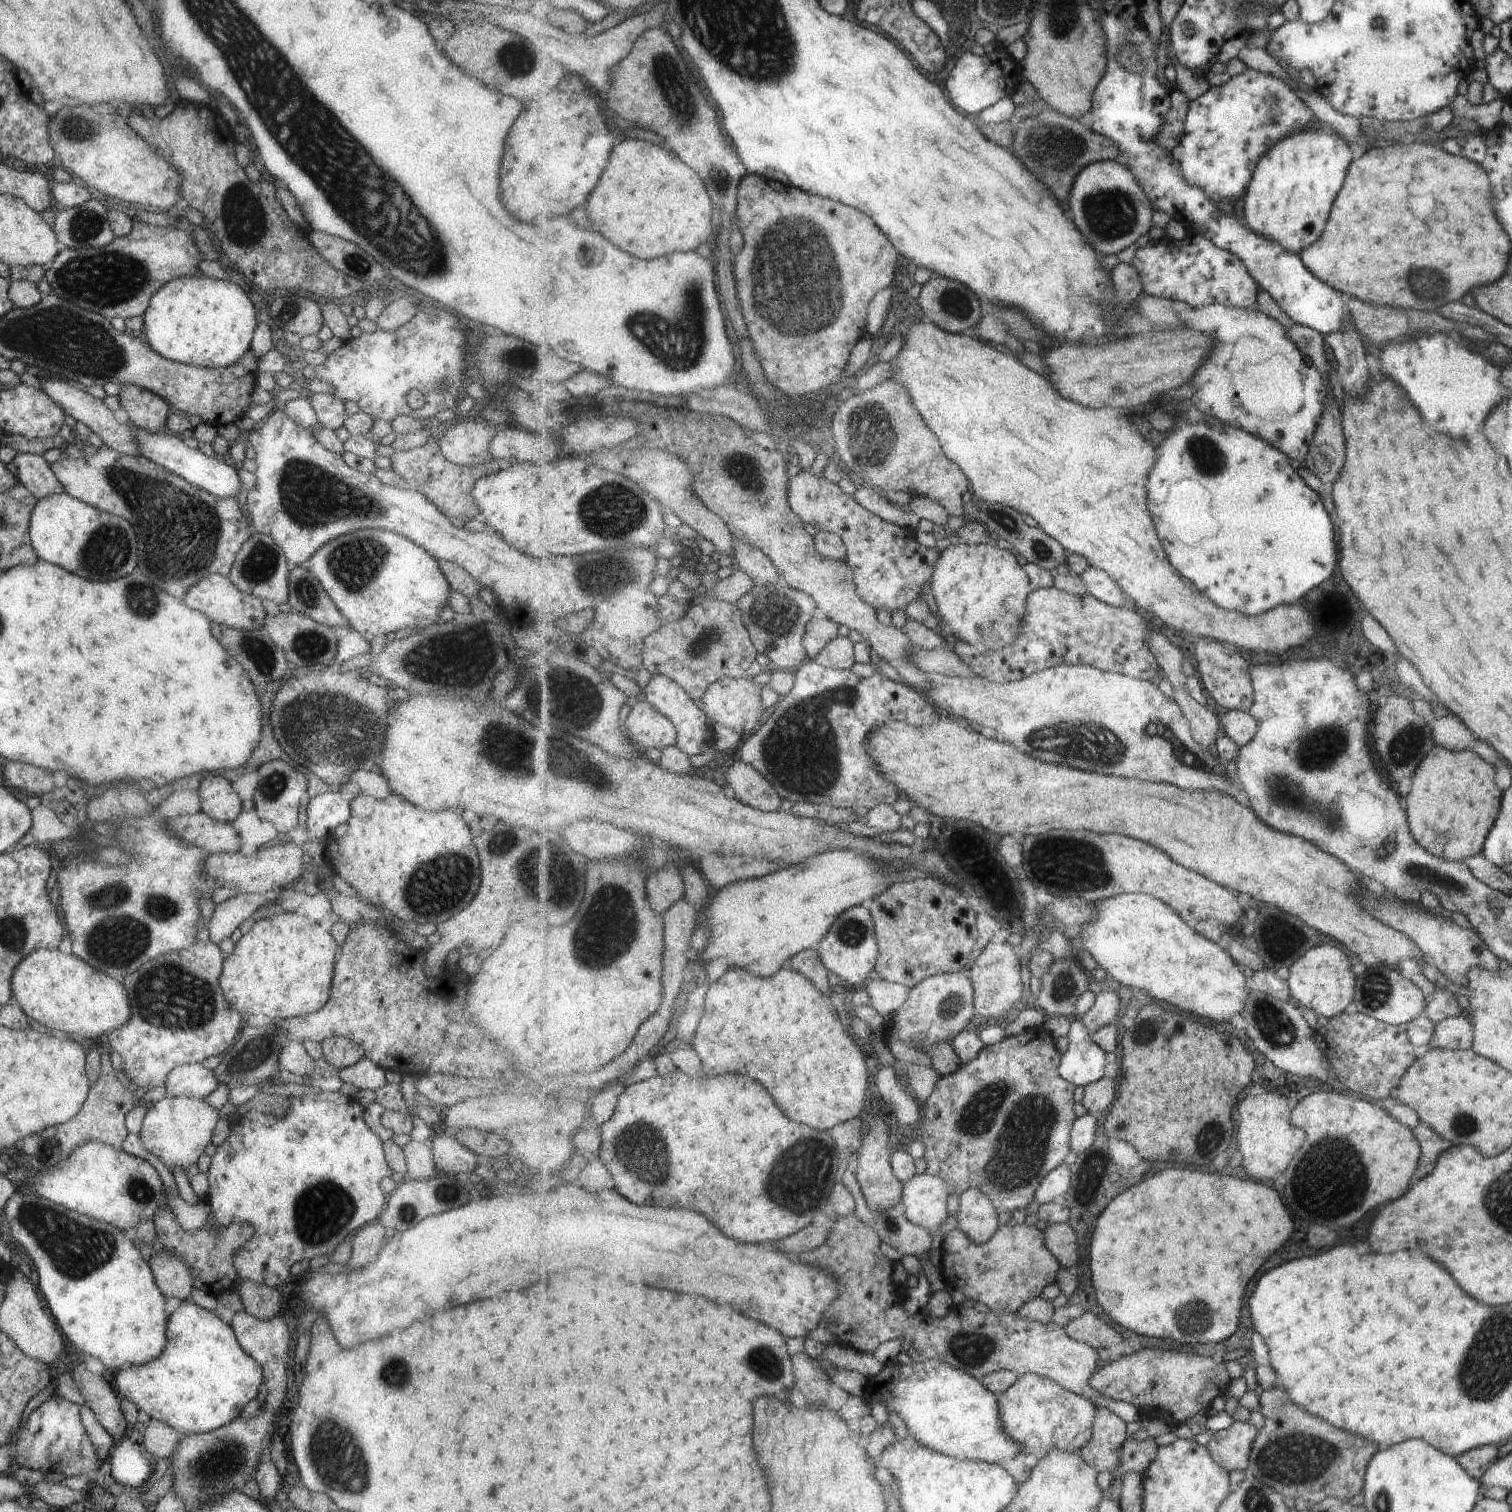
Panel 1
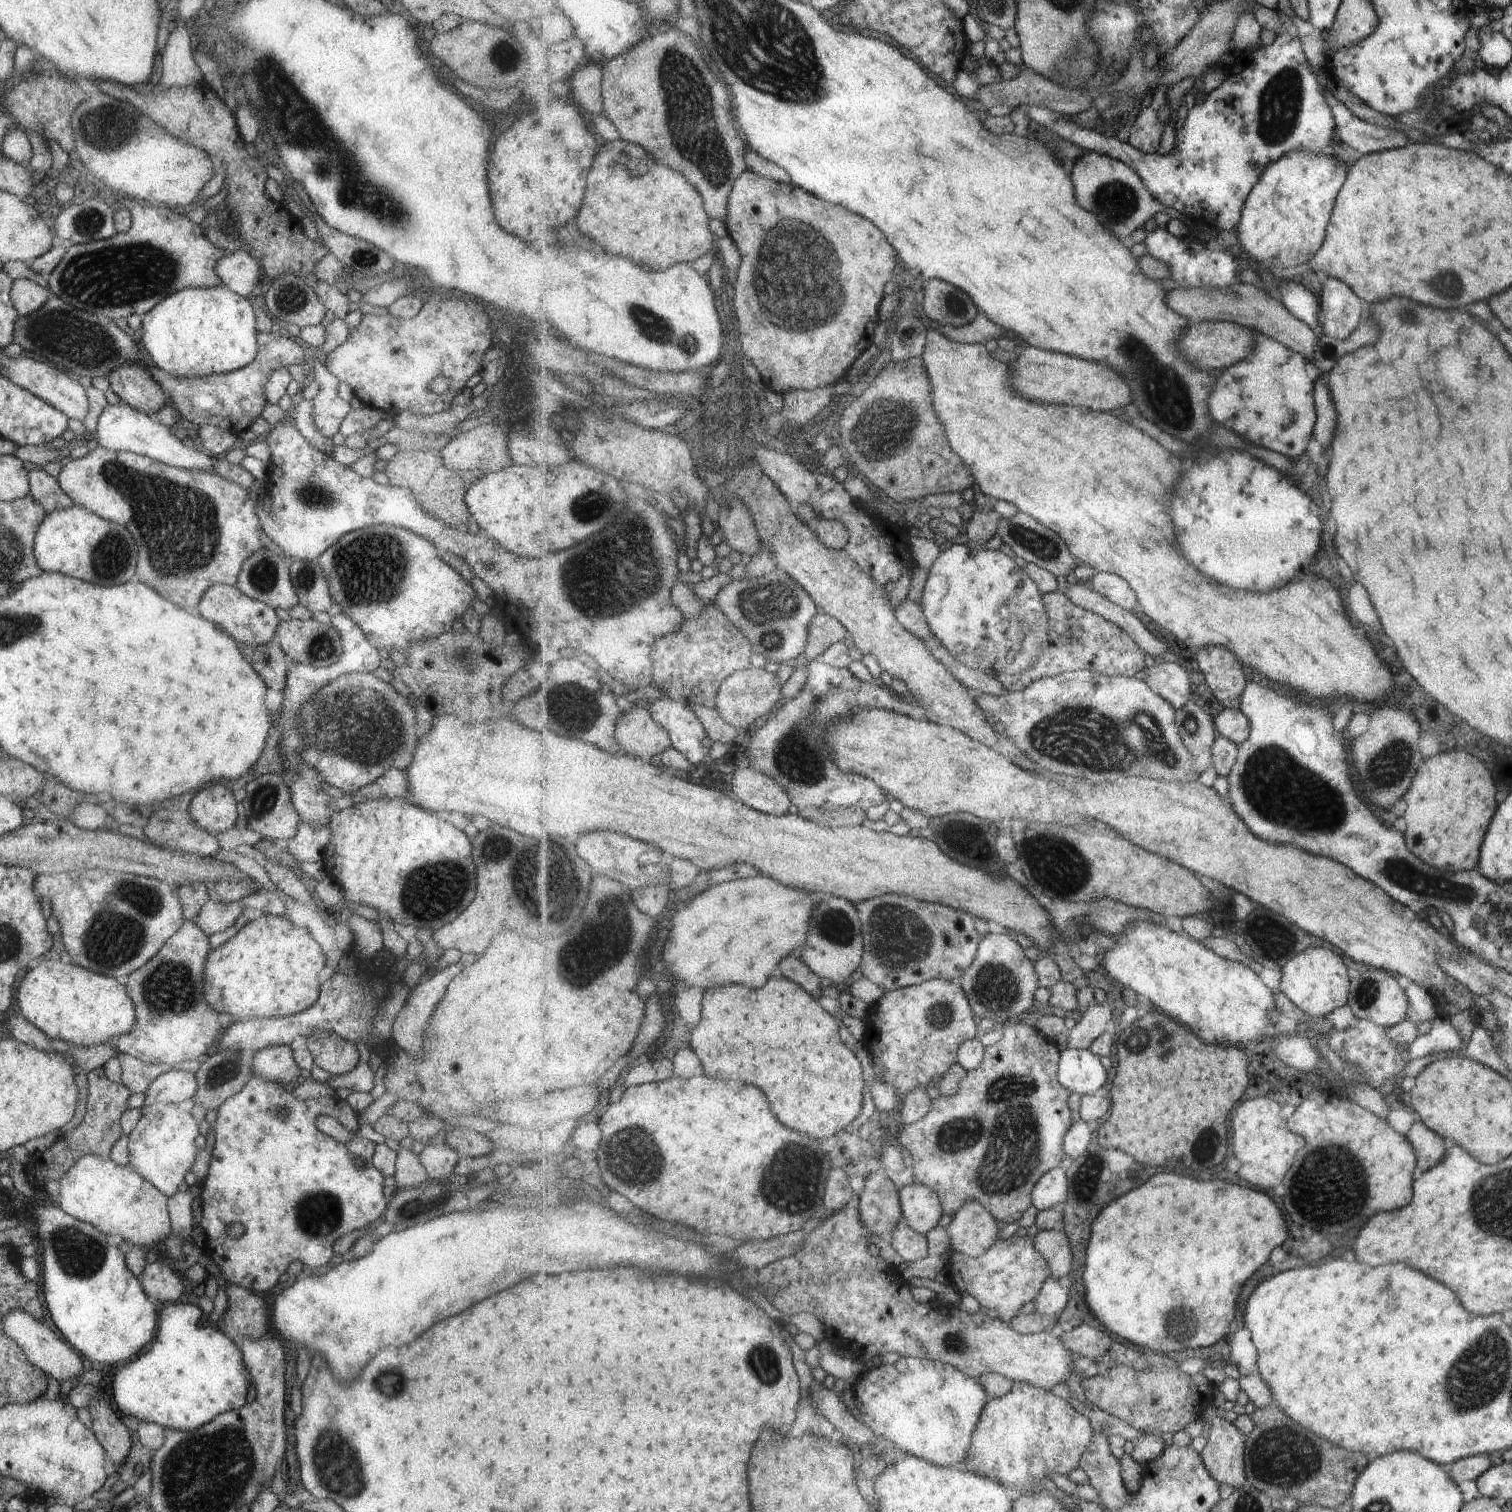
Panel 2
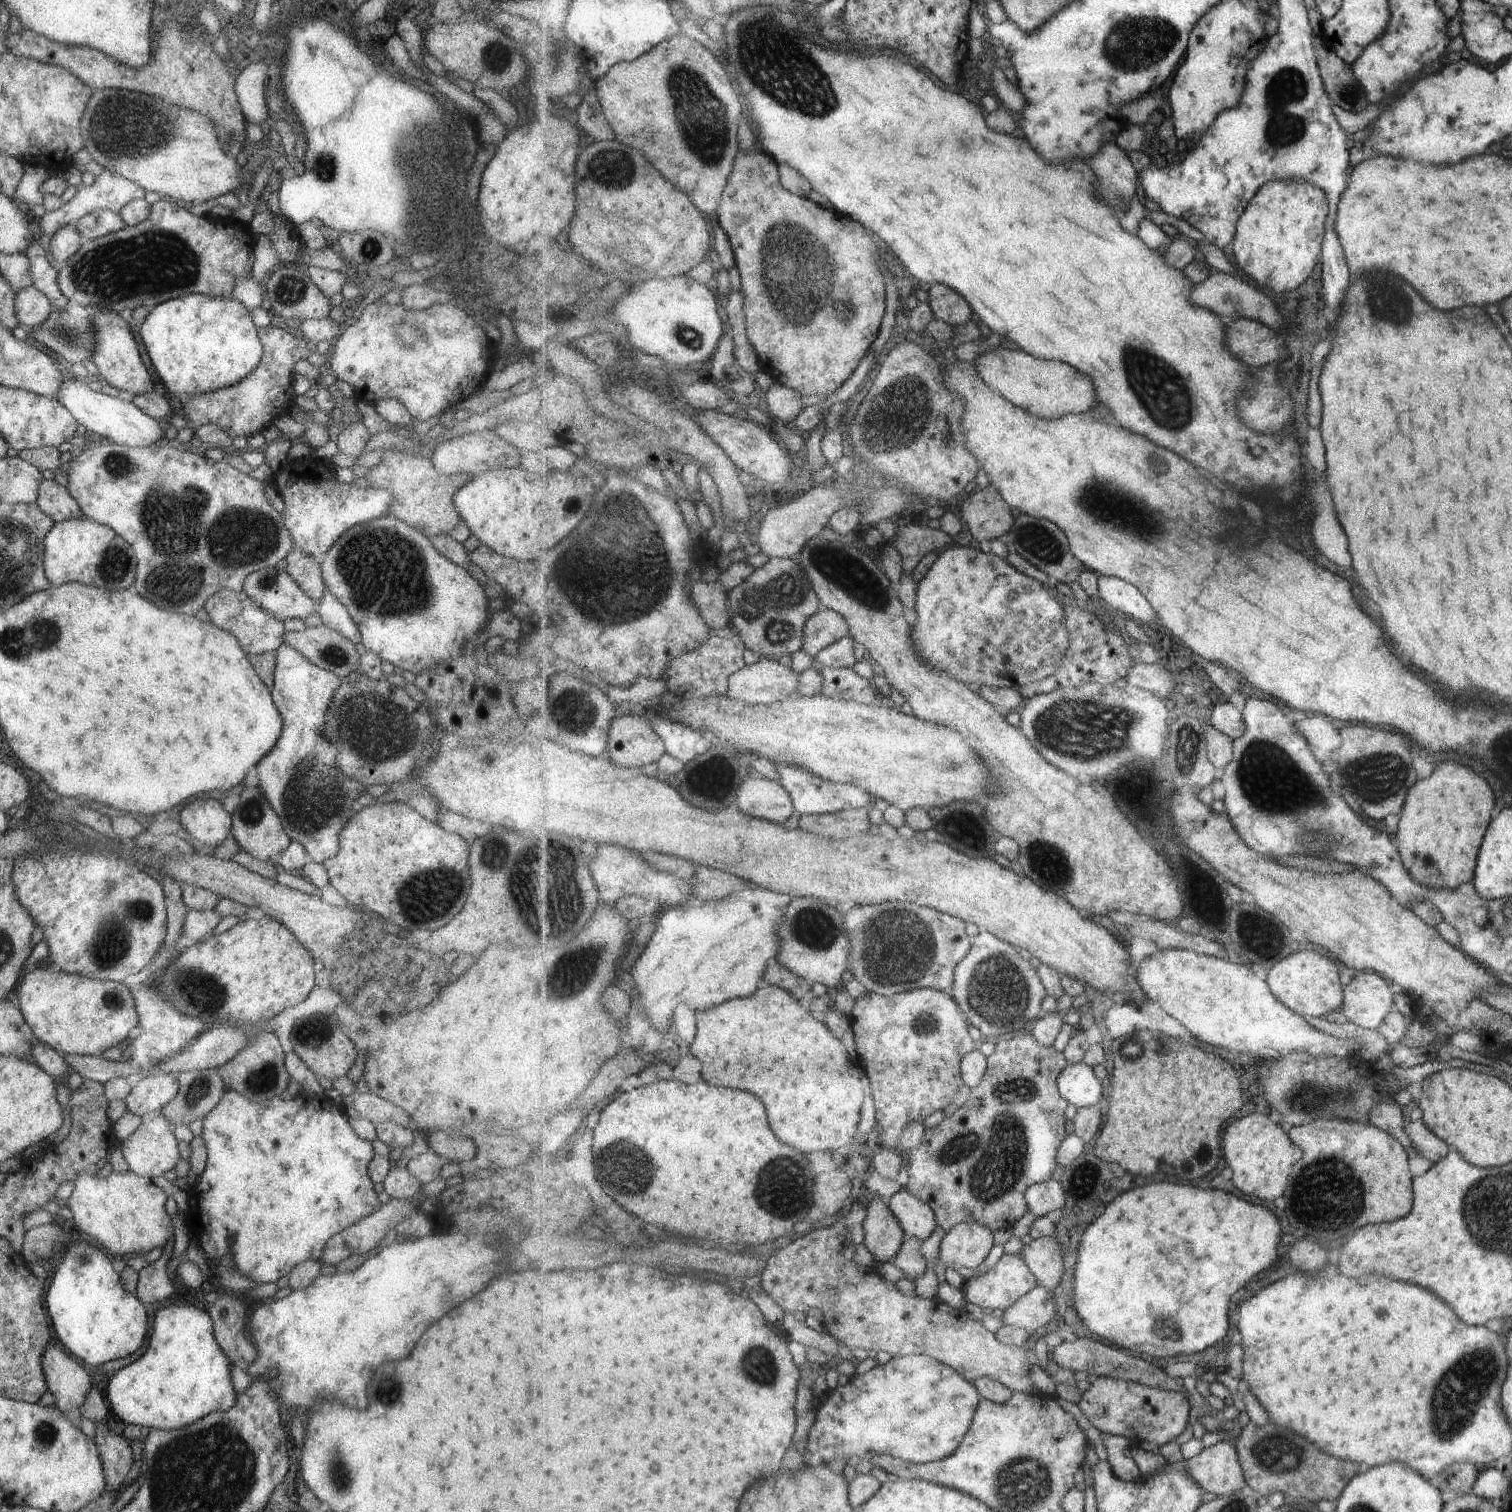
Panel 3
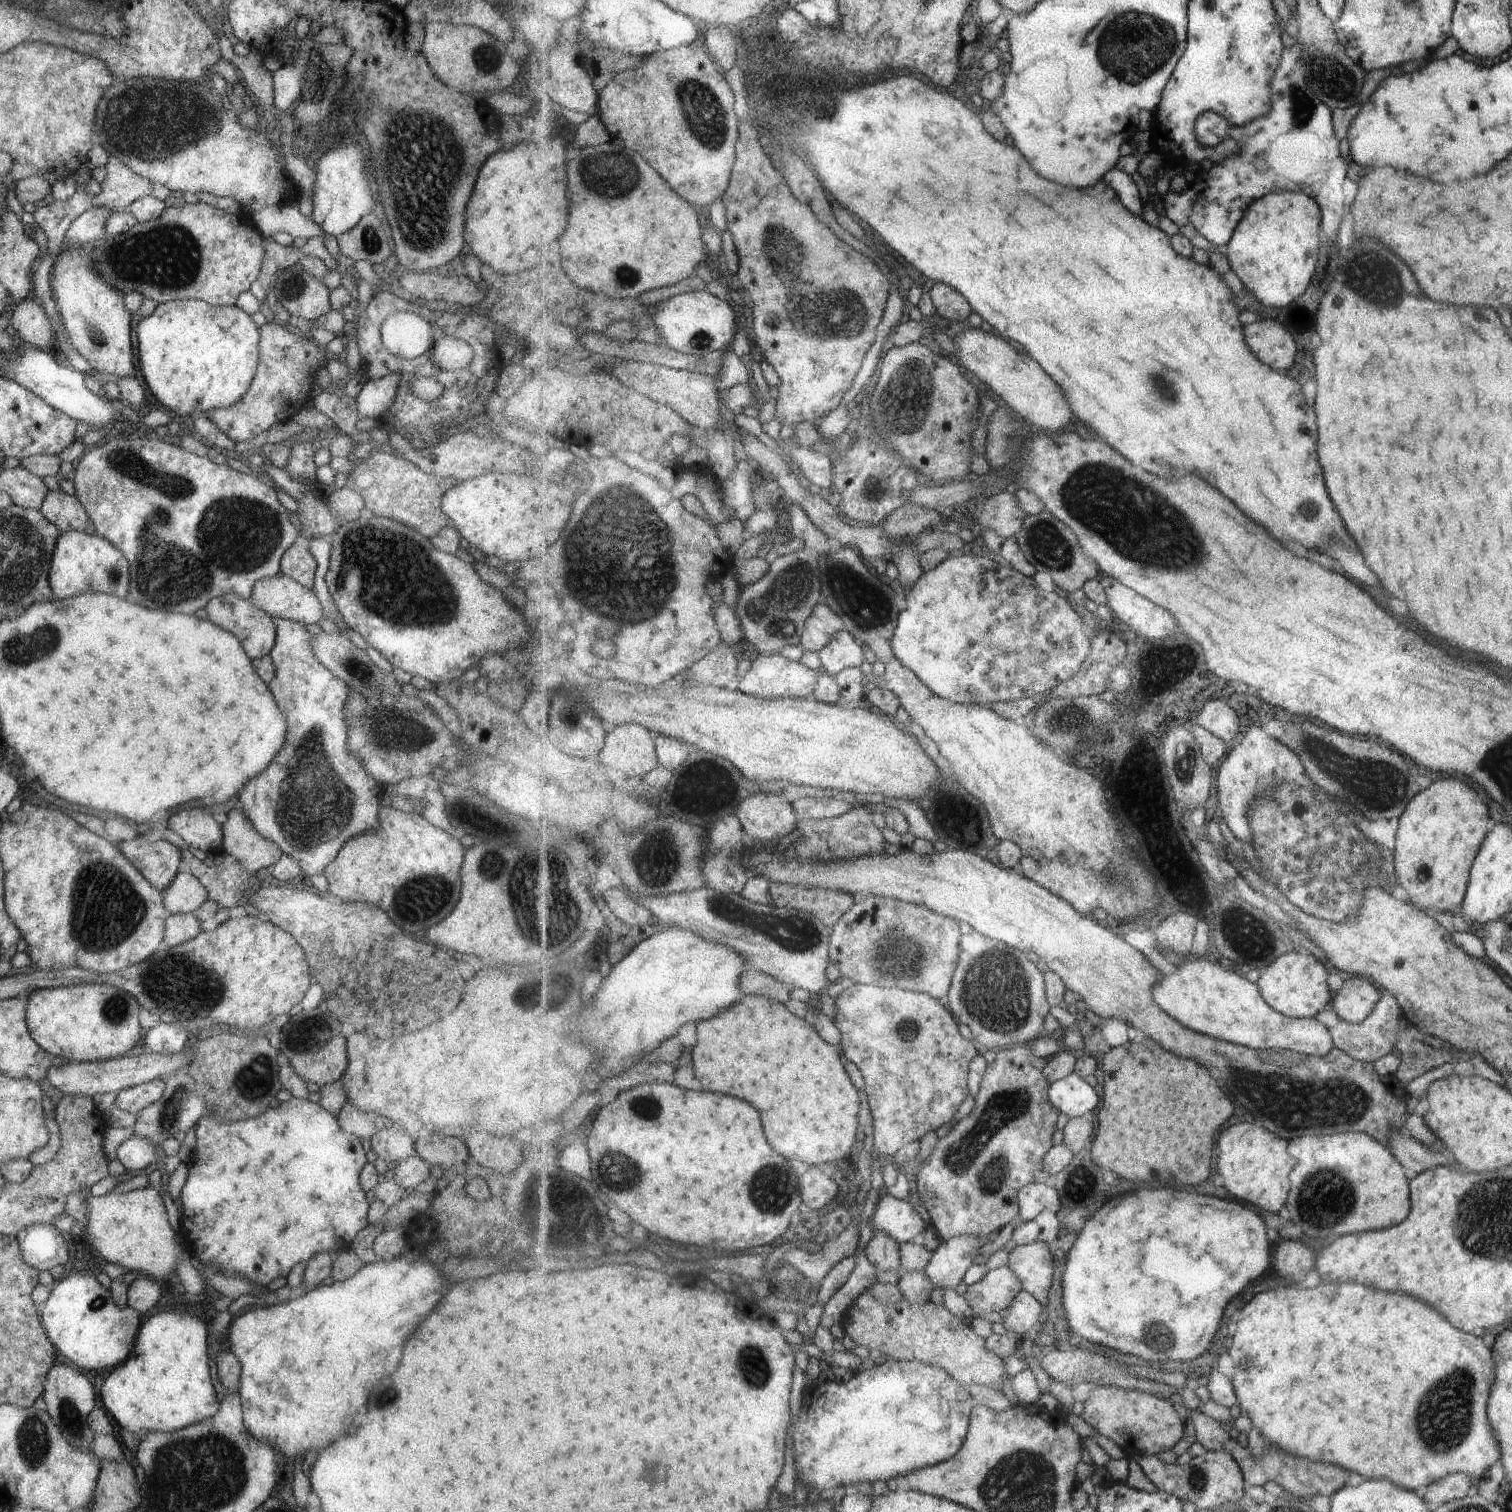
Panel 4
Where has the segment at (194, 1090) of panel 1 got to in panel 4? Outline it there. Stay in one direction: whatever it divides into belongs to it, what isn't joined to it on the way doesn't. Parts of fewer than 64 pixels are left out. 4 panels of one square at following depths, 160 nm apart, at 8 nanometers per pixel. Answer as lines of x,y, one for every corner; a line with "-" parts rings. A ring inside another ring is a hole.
153,1079
147,1083
125,1088
115,1096
113,1107
136,1115
149,1104
157,1102
164,1088
163,1079

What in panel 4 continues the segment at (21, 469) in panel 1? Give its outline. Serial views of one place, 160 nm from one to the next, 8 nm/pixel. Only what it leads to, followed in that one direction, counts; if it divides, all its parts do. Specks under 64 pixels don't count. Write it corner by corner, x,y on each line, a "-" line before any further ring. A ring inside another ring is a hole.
48,490
38,510
50,524
57,526
61,532
79,530
85,534
94,534
93,524
75,496
69,496
61,491

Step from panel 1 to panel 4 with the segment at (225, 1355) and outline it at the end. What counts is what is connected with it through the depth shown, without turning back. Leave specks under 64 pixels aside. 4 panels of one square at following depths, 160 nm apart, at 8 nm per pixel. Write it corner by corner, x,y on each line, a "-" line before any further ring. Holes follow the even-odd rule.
161,1311
140,1324
130,1356
103,1382
99,1398
106,1413
129,1432
174,1432
219,1410
209,1377
205,1322
196,1316

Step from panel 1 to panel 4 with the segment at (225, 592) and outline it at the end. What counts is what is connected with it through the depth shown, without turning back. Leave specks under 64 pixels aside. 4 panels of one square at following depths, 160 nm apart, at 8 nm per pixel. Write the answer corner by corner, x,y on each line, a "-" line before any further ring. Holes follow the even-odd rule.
232,593
221,594
209,600
204,609
207,621
233,634
250,660
262,658
270,653
276,634
273,618
257,609
249,599
239,598
237,594

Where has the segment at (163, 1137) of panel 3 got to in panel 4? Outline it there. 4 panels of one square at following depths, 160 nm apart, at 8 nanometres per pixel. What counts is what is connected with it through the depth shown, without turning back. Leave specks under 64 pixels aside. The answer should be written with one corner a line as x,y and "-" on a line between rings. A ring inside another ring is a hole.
131,1134
127,1140
124,1140
117,1148
117,1160
123,1164
125,1171
135,1170
142,1173
152,1162
161,1162
163,1155
157,1152
157,1144
151,1142
149,1138

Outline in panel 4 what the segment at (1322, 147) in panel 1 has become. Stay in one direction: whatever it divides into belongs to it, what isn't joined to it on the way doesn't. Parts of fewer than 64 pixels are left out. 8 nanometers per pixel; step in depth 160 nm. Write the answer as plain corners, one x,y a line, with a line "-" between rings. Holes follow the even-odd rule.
1272,193
1249,206
1224,251
1232,272
1262,304
1285,308
1307,292
1315,276
1321,228
1321,208
1309,194

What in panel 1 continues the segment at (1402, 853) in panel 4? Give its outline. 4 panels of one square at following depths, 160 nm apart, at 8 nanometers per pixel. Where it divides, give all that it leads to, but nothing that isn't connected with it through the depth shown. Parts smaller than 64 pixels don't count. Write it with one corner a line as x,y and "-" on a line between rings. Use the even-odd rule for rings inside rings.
1433,748
1412,772
1411,788
1402,800
1406,823
1417,846
1445,861
1479,855
1500,805
1501,792
1493,786
1493,776
1493,768
1473,752

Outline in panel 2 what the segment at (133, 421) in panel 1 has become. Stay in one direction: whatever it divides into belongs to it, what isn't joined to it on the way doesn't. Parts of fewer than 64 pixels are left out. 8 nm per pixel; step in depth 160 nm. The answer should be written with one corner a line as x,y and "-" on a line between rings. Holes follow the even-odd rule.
127,362
106,376
110,390
122,403
145,414
157,412
167,404
164,392
149,378
149,372
139,364

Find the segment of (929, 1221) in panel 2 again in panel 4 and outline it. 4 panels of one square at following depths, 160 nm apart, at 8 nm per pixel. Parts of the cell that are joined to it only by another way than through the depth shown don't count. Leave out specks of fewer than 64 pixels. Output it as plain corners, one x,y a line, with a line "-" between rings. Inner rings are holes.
890,1195
880,1199
872,1218
875,1234
877,1230
885,1232
900,1244
909,1244
917,1238
922,1239
929,1226
923,1222
923,1218
909,1200
900,1200

